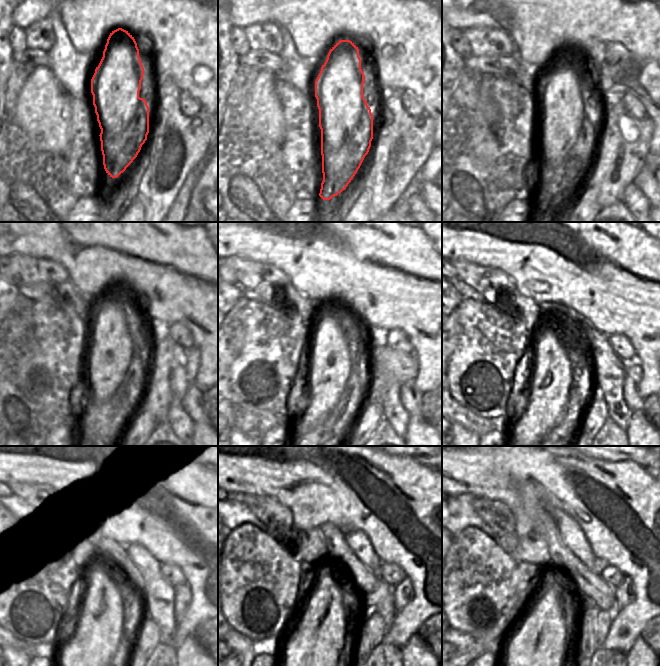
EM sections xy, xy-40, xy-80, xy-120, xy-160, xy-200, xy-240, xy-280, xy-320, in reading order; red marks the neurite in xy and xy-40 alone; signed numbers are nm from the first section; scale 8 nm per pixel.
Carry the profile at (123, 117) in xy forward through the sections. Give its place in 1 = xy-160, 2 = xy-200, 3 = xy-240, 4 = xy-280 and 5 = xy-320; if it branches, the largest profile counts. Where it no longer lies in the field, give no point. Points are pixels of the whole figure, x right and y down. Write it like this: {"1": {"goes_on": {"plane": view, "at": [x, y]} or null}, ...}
{"1": {"goes_on": {"plane": "xy-160", "at": [338, 372]}}, "2": {"goes_on": {"plane": "xy-200", "at": [546, 425]}}, "3": {"goes_on": {"plane": "xy-240", "at": [97, 649]}}, "4": {"goes_on": {"plane": "xy-280", "at": [318, 649]}}, "5": {"goes_on": {"plane": "xy-320", "at": [538, 648]}}}

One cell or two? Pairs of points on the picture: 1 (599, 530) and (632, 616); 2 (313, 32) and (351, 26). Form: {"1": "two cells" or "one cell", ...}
{"1": "one cell", "2": "one cell"}

